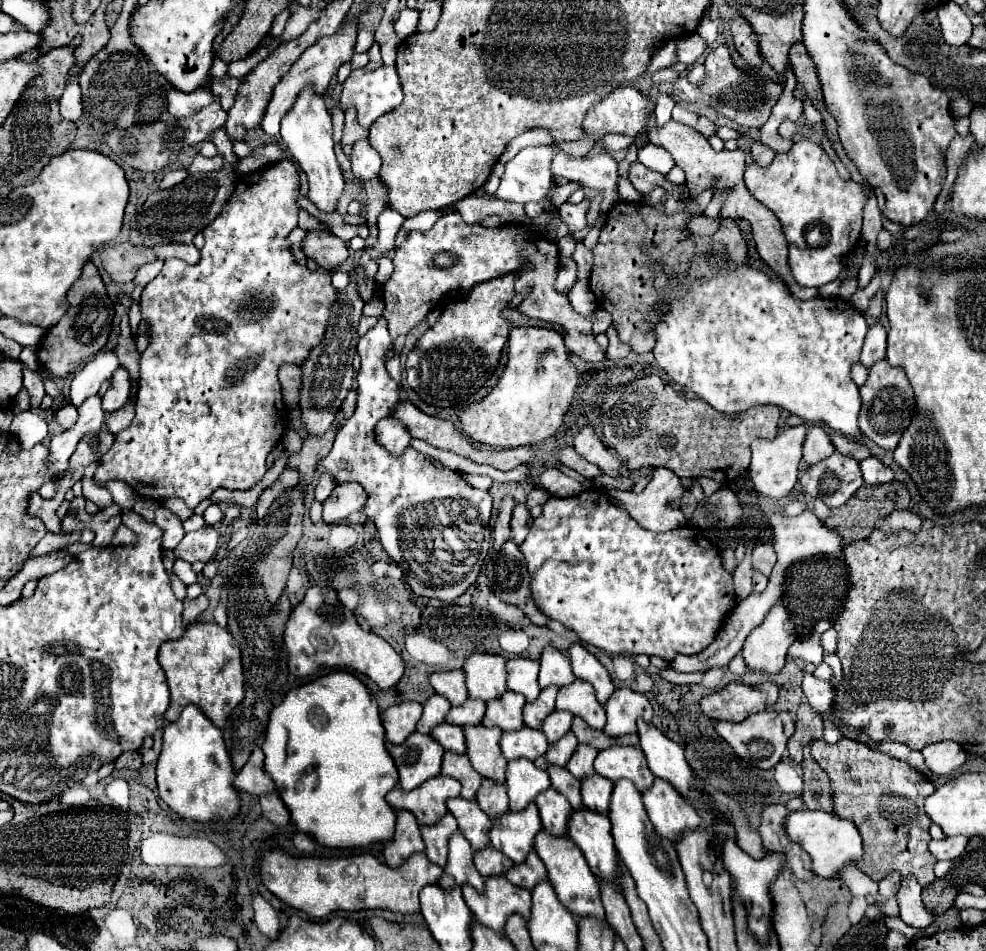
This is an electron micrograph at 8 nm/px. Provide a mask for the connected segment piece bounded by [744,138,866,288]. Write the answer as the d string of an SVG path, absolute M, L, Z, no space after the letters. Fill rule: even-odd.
M808 138L796 140L790 152L776 154L766 168L752 162L746 166L744 180L750 194L780 220L788 238L790 268L796 282L820 288L836 280L844 270L842 258L852 250L850 228L862 224L860 212L866 204L862 186L854 180L842 180L826 150Z

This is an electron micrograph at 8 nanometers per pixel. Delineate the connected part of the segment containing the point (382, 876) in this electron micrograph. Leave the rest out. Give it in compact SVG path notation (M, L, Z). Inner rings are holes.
M280 850L268 852L262 860L262 880L266 888L282 902L314 916L322 918L336 910L370 910L386 908L400 914L420 912L420 892L428 884L438 884L442 868L432 866L424 854L416 854L404 862L404 868L388 868L380 864L372 854L358 854L348 858L290 858Z

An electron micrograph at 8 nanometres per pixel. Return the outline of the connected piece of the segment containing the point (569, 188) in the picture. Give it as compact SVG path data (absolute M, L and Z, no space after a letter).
M568 182L564 185L558 186L552 194L552 203L556 207L560 207L565 203L573 192L582 189L583 187L577 182Z

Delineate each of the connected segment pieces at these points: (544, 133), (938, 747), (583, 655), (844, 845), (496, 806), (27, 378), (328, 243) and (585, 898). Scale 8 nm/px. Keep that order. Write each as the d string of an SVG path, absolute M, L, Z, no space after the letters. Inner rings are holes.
M532 128L522 132L520 136L516 136L505 148L500 156L499 162L506 164L512 160L518 152L528 146L544 146L544 144L554 144L554 136L550 130L546 128Z
M956 742L930 744L930 746L924 746L920 752L926 760L926 766L938 776L948 776L966 760L966 752Z
M574 644L568 650L568 654L570 654L574 676L578 680L592 684L592 688L596 690L596 700L600 704L606 704L614 692L614 684L610 680L610 674L606 672L606 668L588 650L584 650L580 644Z
M800 810L790 812L786 818L786 832L794 842L800 842L802 848L812 856L812 870L822 878L834 878L838 872L850 864L858 864L862 860L862 836L852 820L838 818L830 812L812 812Z
M482 780L482 786L476 794L478 806L492 818L500 818L508 812L508 796L504 784L492 784L490 780Z
M22 364L22 372L24 372L24 386L30 394L30 402L32 402L32 408L38 408L42 398L46 396L46 390L44 390L44 380L38 372L32 372L30 368L26 368Z
M308 230L306 238L302 240L302 252L306 258L316 260L322 268L336 268L350 256L346 244L342 246L342 240L326 230Z
M540 832L540 836L536 838L536 854L546 864L550 884L554 886L558 900L566 906L566 910L570 910L578 918L596 918L596 920L606 918L604 906L600 900L600 884L598 884L596 876L592 874L592 870L588 868L580 848L576 848L576 844L572 844L572 840L556 840L554 836Z

